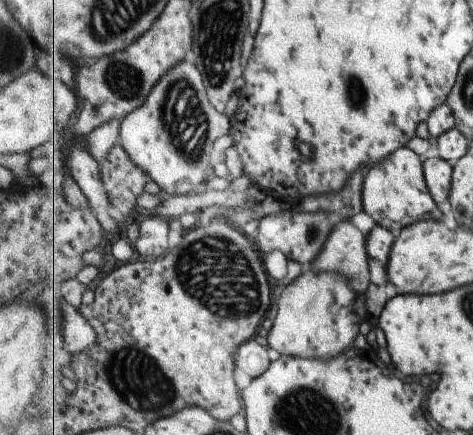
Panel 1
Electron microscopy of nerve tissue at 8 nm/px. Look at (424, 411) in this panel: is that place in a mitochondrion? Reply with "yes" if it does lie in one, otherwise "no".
no

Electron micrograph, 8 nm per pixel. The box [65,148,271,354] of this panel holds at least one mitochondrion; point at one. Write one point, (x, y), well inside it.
(214, 271)

